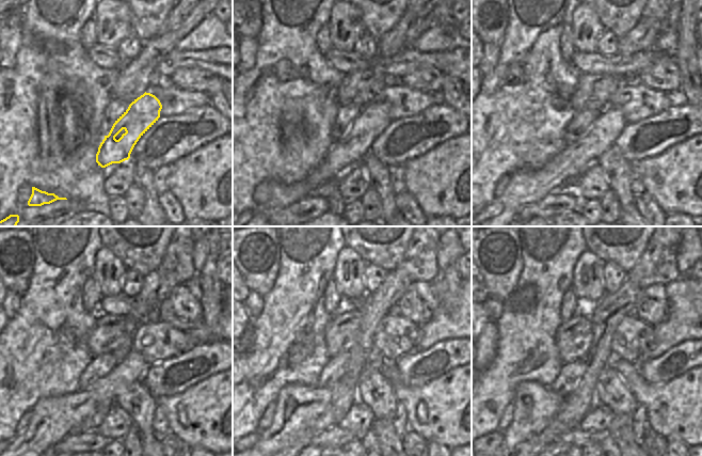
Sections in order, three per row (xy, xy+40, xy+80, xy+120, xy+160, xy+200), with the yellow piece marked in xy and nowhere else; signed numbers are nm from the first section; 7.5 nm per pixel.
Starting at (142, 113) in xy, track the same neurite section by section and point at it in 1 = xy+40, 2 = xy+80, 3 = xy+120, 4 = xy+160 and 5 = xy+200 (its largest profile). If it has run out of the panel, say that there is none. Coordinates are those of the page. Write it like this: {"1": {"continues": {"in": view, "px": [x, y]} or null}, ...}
{"1": {"continues": {"in": "xy+40", "px": [373, 119]}}, "2": {"continues": {"in": "xy+80", "px": [526, 187]}}, "3": {"continues": {"in": "xy+120", "px": [53, 419]}}, "4": {"continues": {"in": "xy+160", "px": [297, 406]}}, "5": {"continues": {"in": "xy+200", "px": [535, 405]}}}

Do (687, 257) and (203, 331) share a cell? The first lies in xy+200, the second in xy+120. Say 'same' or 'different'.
same

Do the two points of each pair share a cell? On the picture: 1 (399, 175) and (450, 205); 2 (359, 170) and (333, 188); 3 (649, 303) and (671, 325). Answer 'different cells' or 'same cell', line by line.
1: different cells
2: different cells
3: different cells

